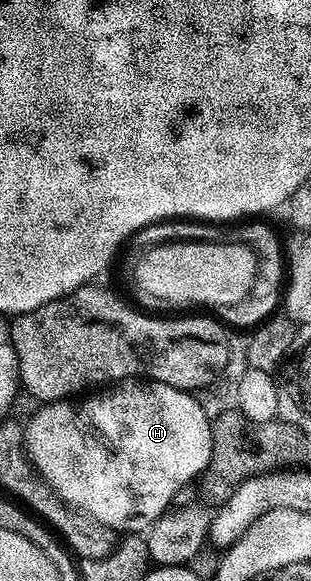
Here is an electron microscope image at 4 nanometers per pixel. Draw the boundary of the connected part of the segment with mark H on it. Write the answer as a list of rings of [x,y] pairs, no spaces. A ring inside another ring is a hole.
[[[120,381],[100,390],[98,393],[91,393],[83,398],[78,401],[60,401],[40,406],[38,408],[40,411],[31,420],[26,420],[25,423],[27,454],[31,462],[34,463],[36,471],[42,475],[43,480],[76,511],[84,511],[87,515],[97,517],[97,521],[101,521],[101,525],[110,527],[115,533],[146,532],[162,515],[168,513],[177,491],[185,486],[194,484],[199,476],[202,475],[203,470],[209,465],[209,457],[211,456],[211,420],[208,419],[205,409],[201,409],[198,398],[192,392],[182,391],[173,385],[165,385],[164,383]]]

